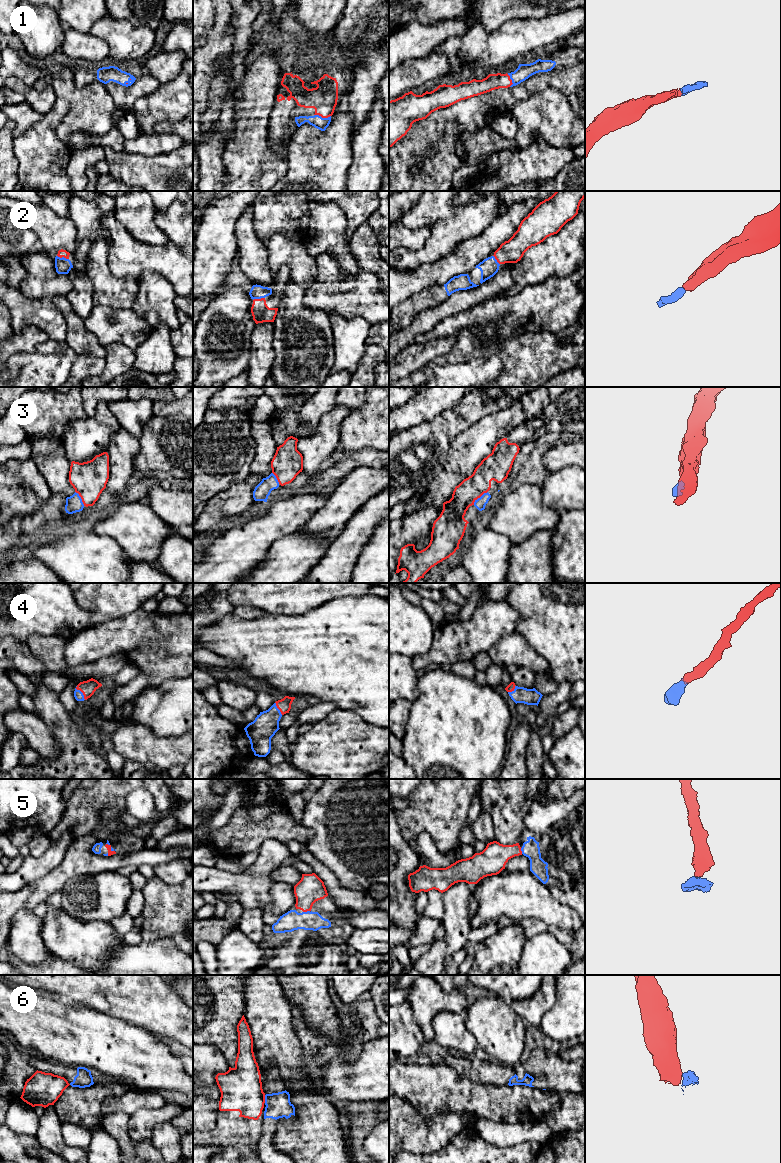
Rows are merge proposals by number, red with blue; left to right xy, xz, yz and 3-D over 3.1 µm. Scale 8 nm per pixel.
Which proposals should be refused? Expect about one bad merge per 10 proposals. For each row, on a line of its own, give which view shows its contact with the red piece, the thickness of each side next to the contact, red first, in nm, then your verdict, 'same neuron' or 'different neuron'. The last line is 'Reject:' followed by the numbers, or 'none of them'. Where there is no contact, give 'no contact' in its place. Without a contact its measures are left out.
1: contact in xz; calibres 220 and 100 nm; same neuron
2: contact in xy; calibres 60 and 120 nm; same neuron
3: contact in yz; calibres 190 and 90 nm; same neuron
4: contact in xy; calibres 120 and 70 nm; same neuron
5: contact in xz; calibres 220 and 160 nm; same neuron
6: contact in xz; calibres 340 and 200 nm; different neuron
Reject: 6

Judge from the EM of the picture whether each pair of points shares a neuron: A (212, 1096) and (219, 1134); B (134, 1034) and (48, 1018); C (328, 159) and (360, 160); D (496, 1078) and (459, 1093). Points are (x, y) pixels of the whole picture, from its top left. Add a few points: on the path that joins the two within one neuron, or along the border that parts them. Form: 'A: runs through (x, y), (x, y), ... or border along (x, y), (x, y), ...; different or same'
A: border along (219, 1113), (216, 1125), (203, 1133); different
B: runs through (113, 1032), (74, 1032), (69, 1028); same
C: border along (352, 137), (352, 163), (348, 168), (346, 180); different
D: border along (460, 1074), (473, 1081), (505, 1086); different

